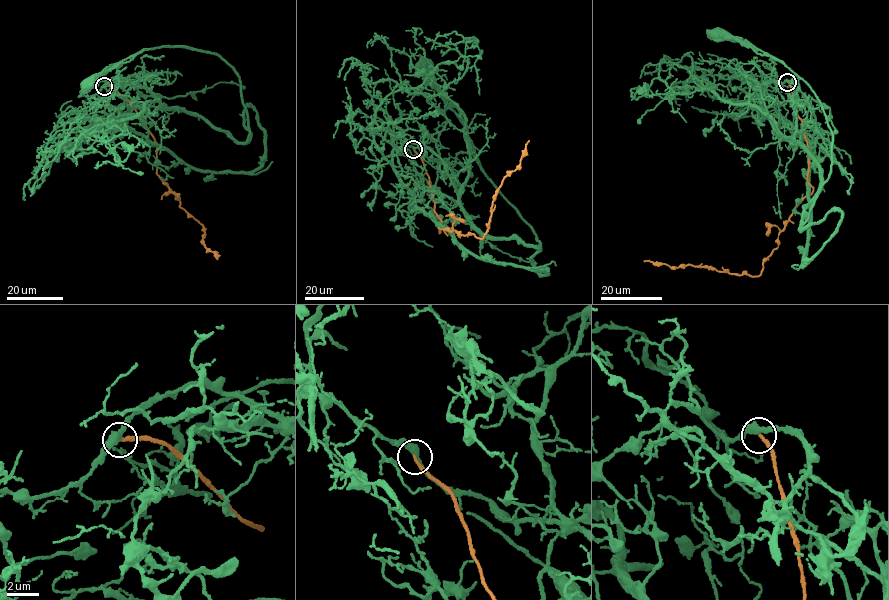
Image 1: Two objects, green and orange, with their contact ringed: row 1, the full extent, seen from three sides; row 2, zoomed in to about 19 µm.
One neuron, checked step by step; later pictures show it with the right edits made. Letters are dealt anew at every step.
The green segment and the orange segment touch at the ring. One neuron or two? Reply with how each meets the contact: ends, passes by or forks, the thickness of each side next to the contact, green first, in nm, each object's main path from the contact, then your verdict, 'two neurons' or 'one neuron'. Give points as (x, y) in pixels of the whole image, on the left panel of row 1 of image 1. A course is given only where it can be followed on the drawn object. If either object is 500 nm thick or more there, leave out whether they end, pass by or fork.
green passes by; orange ends there; 400 nm thick on the green side, 240 nm on the other; green runs (104, 86), (129, 79), (159, 107), (247, 138), (238, 74), (210, 53), (145, 49), (89, 83); orange runs (104, 86), (112, 87), (142, 118), (157, 144), (157, 174), (180, 207), (205, 229), (201, 241), (217, 259); two neurons

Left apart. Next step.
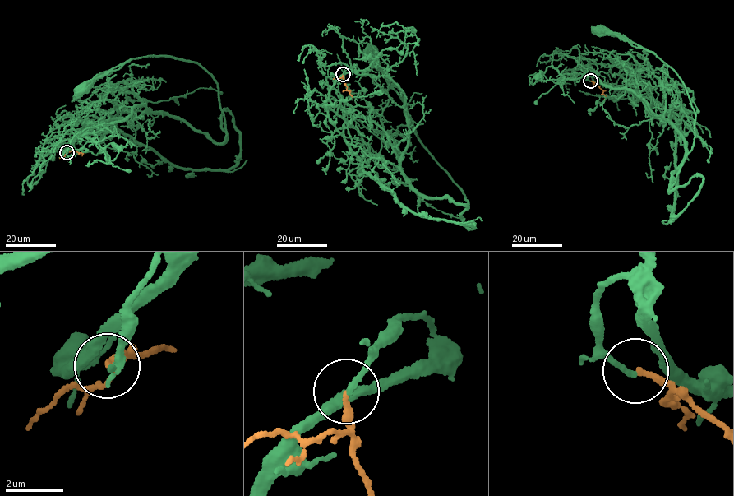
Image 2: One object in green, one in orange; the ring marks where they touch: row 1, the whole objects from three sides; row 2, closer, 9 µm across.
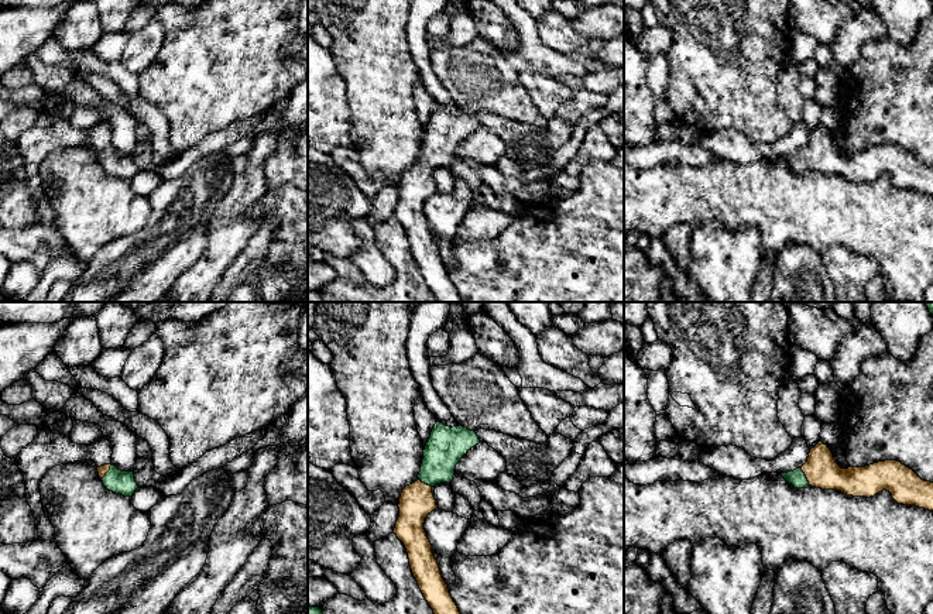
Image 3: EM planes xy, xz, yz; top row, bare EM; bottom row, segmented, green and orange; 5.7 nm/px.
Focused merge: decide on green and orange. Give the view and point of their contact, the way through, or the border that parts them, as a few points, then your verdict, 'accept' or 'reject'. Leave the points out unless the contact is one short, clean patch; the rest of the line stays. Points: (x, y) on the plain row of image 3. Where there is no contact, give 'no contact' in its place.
meets green in yz at (805, 160); runs through yz (796, 161), (805, 160), (822, 155); accept

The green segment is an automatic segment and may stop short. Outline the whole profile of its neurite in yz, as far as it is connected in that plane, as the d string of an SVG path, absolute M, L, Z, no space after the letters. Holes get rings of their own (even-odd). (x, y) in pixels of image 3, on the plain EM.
M821 124L810 133L802 151L781 158L795 172L812 169L867 182L886 174L898 188L933 195L933 167L922 164L912 152L896 144L841 152Z

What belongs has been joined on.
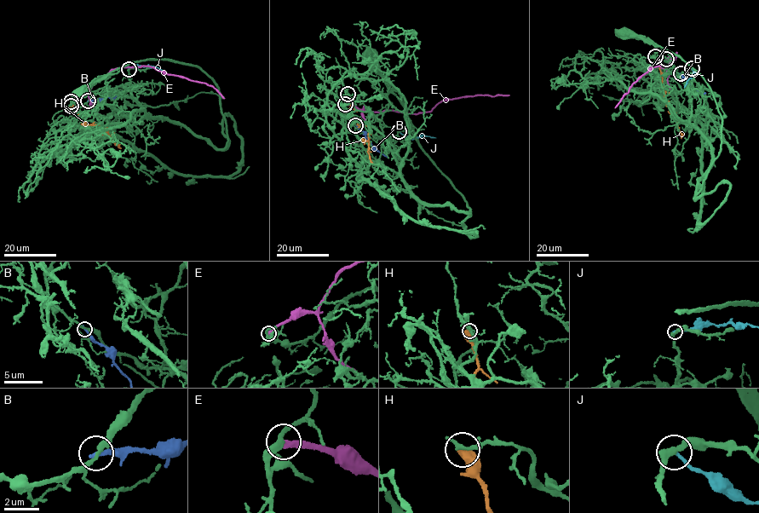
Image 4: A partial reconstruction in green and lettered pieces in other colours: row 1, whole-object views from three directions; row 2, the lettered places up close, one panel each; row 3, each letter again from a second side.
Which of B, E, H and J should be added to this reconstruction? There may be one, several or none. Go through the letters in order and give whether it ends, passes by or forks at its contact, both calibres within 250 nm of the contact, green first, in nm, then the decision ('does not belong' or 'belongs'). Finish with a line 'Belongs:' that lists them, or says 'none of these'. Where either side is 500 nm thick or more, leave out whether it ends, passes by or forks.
B: it ends; calibres 240 and 240 nm; does not belong
E: it ends; calibres 280 and 340 nm; does not belong
H: calibres 180 and 700 nm; does not belong
J: it ends; calibres 320 and 180 nm; does not belong
Belongs: none of these

